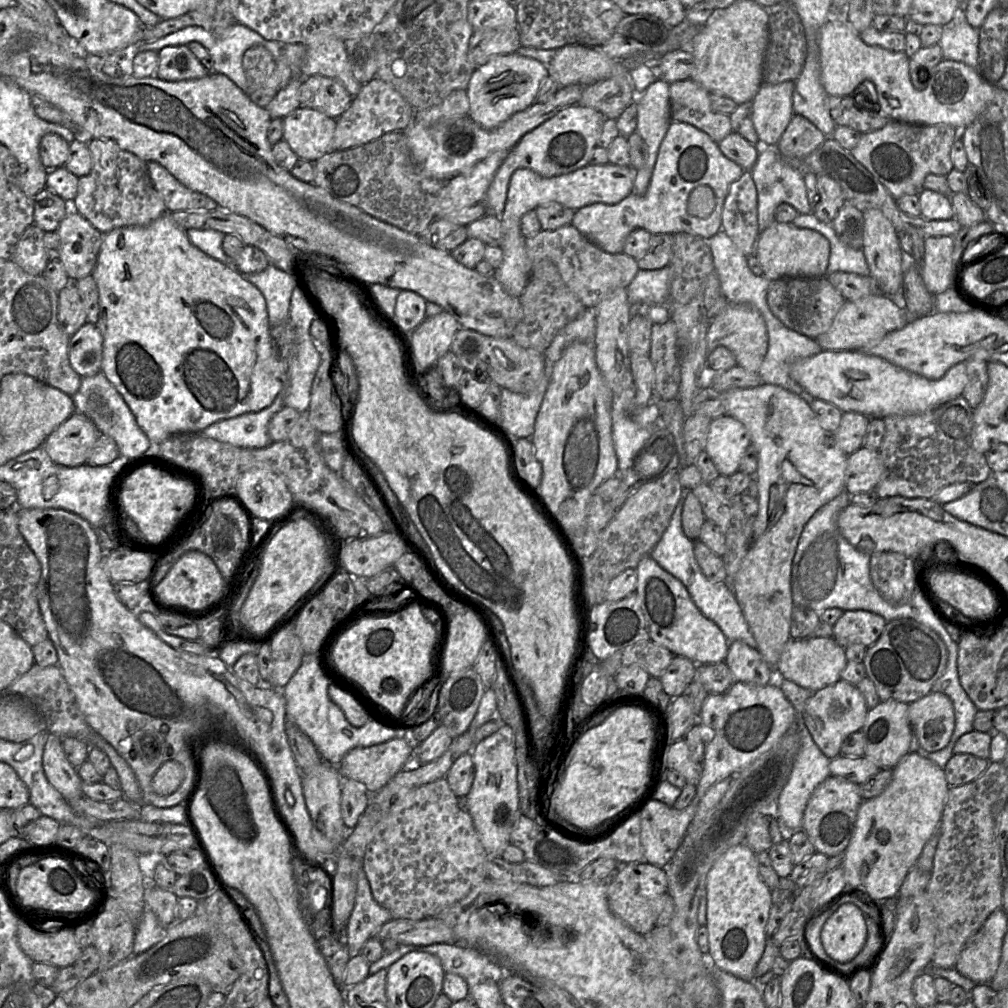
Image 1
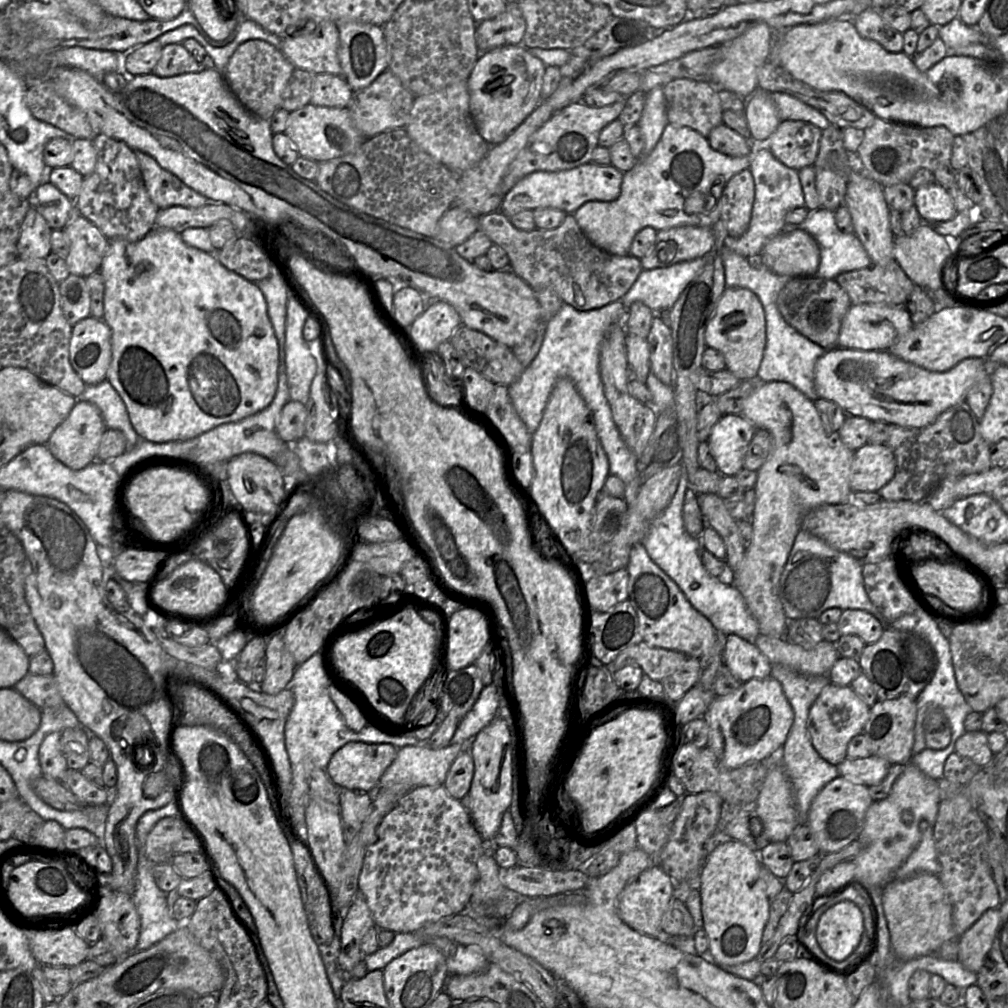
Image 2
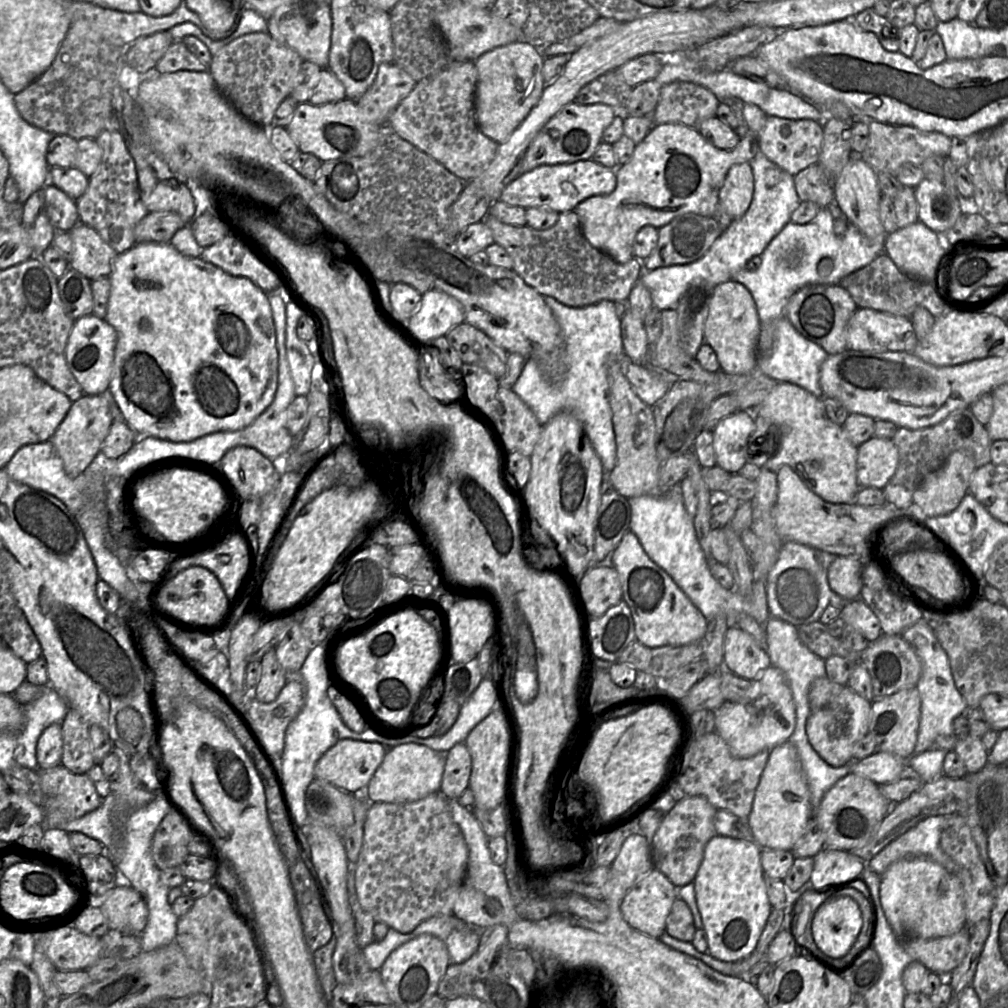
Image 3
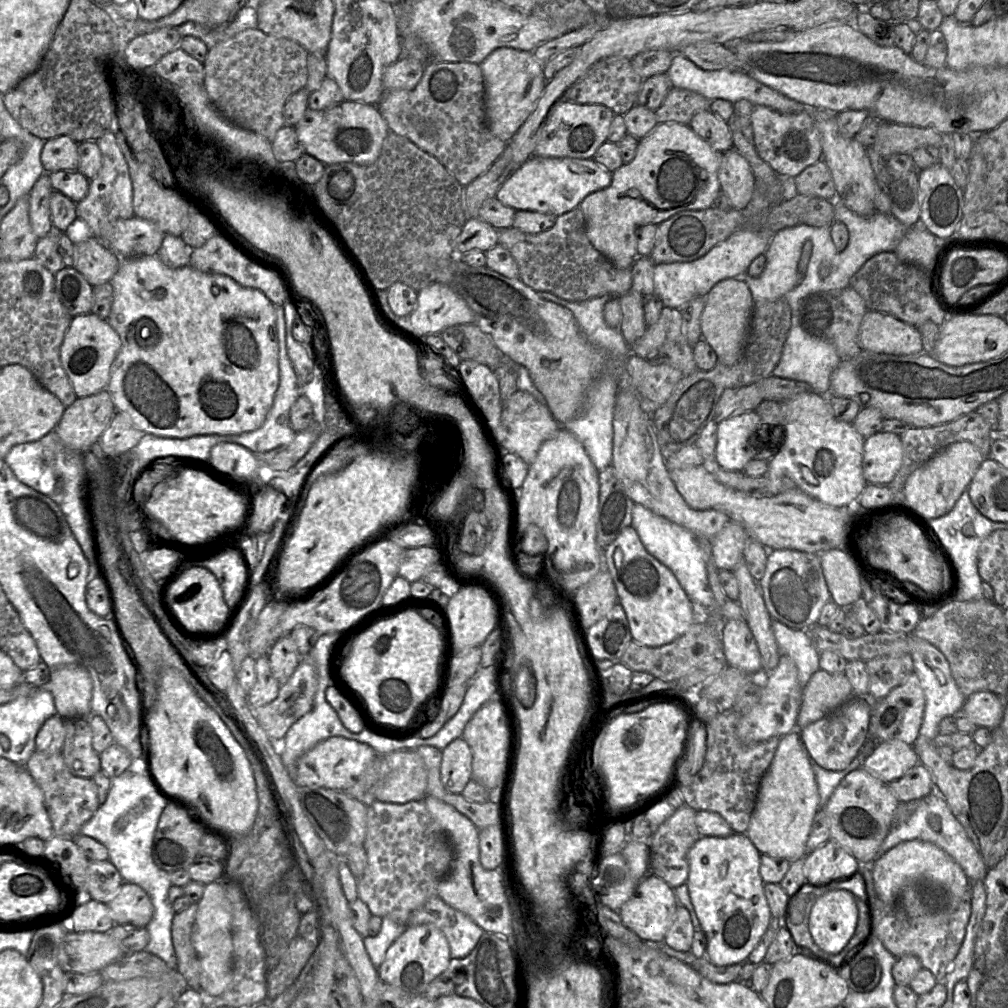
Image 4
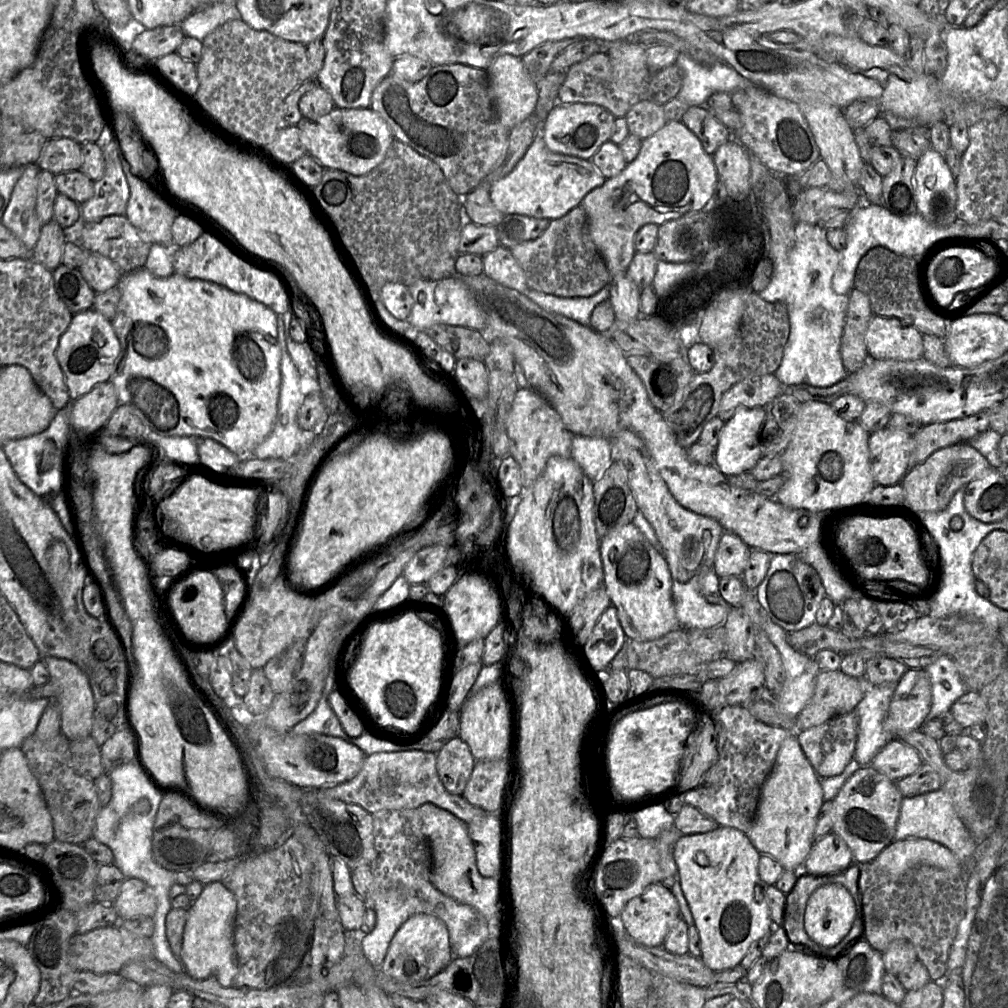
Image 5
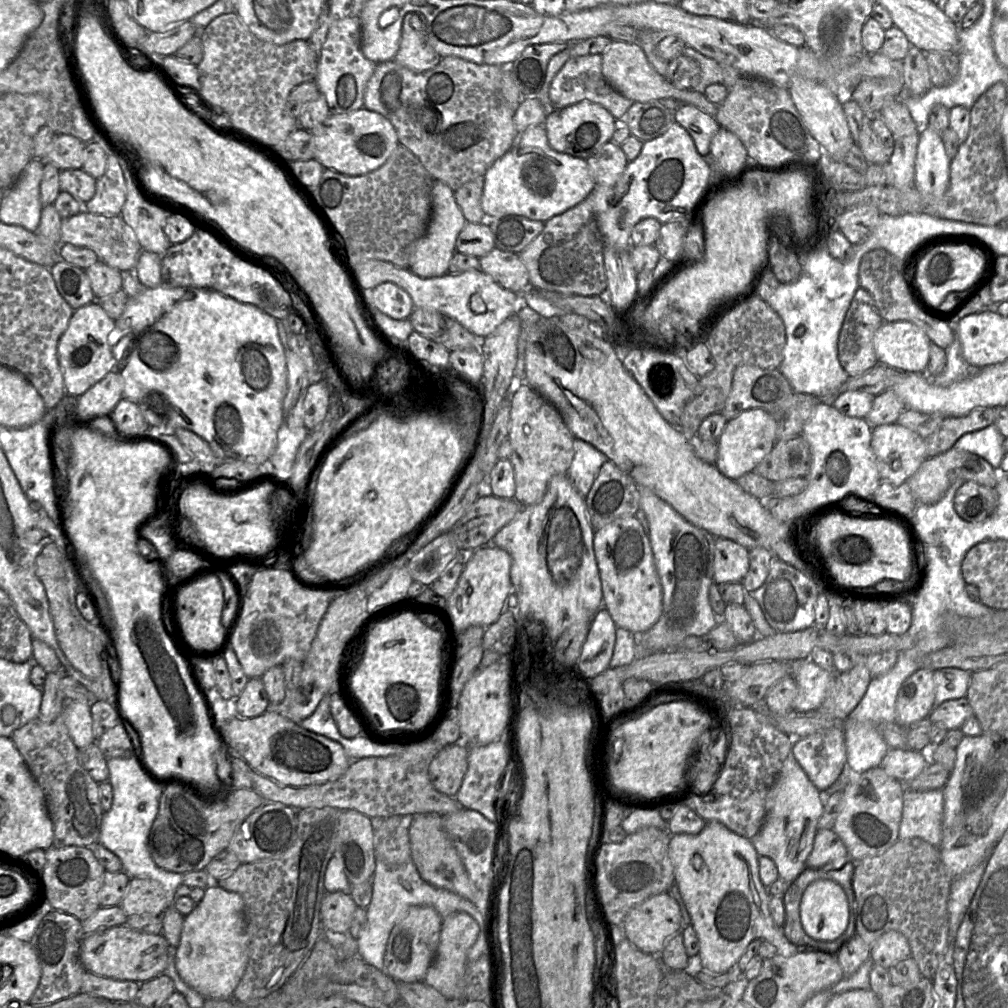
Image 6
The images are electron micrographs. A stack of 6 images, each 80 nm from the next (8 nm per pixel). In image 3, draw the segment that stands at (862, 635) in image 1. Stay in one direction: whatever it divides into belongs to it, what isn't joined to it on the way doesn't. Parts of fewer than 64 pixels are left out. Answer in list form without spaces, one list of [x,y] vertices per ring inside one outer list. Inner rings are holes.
[[[860,598],[846,602],[840,617],[846,625],[851,625],[860,632],[868,642],[874,642],[882,635],[878,617]]]

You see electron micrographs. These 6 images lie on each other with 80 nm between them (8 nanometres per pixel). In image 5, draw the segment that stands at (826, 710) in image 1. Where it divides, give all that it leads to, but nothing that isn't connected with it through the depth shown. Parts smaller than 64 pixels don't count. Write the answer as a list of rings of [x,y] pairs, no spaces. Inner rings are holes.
[[[855,711],[838,715],[827,722],[798,731],[797,740],[806,758],[820,777],[841,774],[853,759],[858,735],[858,717]]]

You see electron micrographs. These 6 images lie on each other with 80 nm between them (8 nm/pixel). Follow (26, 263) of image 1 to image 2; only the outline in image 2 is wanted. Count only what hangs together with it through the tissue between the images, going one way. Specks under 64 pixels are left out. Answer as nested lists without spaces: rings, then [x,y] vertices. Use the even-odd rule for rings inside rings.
[[[32,206],[24,218],[17,242],[19,259],[45,260],[51,253],[51,233],[46,220]]]

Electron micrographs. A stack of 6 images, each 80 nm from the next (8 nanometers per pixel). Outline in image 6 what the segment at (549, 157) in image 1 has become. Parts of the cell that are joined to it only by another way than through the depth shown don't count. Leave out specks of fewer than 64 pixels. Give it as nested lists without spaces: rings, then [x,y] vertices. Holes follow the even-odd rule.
[[[583,101],[563,109],[549,110],[543,126],[552,149],[586,160],[611,141],[615,121],[612,114],[600,104]]]

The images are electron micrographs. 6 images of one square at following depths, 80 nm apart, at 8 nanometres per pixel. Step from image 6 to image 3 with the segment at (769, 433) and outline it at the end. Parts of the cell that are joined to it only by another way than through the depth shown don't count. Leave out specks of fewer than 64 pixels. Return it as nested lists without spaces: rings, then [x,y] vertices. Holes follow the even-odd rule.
[[[753,409],[738,410],[721,419],[713,429],[716,466],[739,474],[747,463],[747,445],[756,427],[755,416]]]

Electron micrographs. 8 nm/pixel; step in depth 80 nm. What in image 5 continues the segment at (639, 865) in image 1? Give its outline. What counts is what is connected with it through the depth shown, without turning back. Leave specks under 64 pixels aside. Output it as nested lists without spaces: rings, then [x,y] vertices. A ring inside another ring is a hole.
[[[663,882],[652,883],[638,896],[631,899],[620,914],[624,929],[639,944],[648,947],[663,946],[663,942],[680,919],[680,908],[670,888]]]

